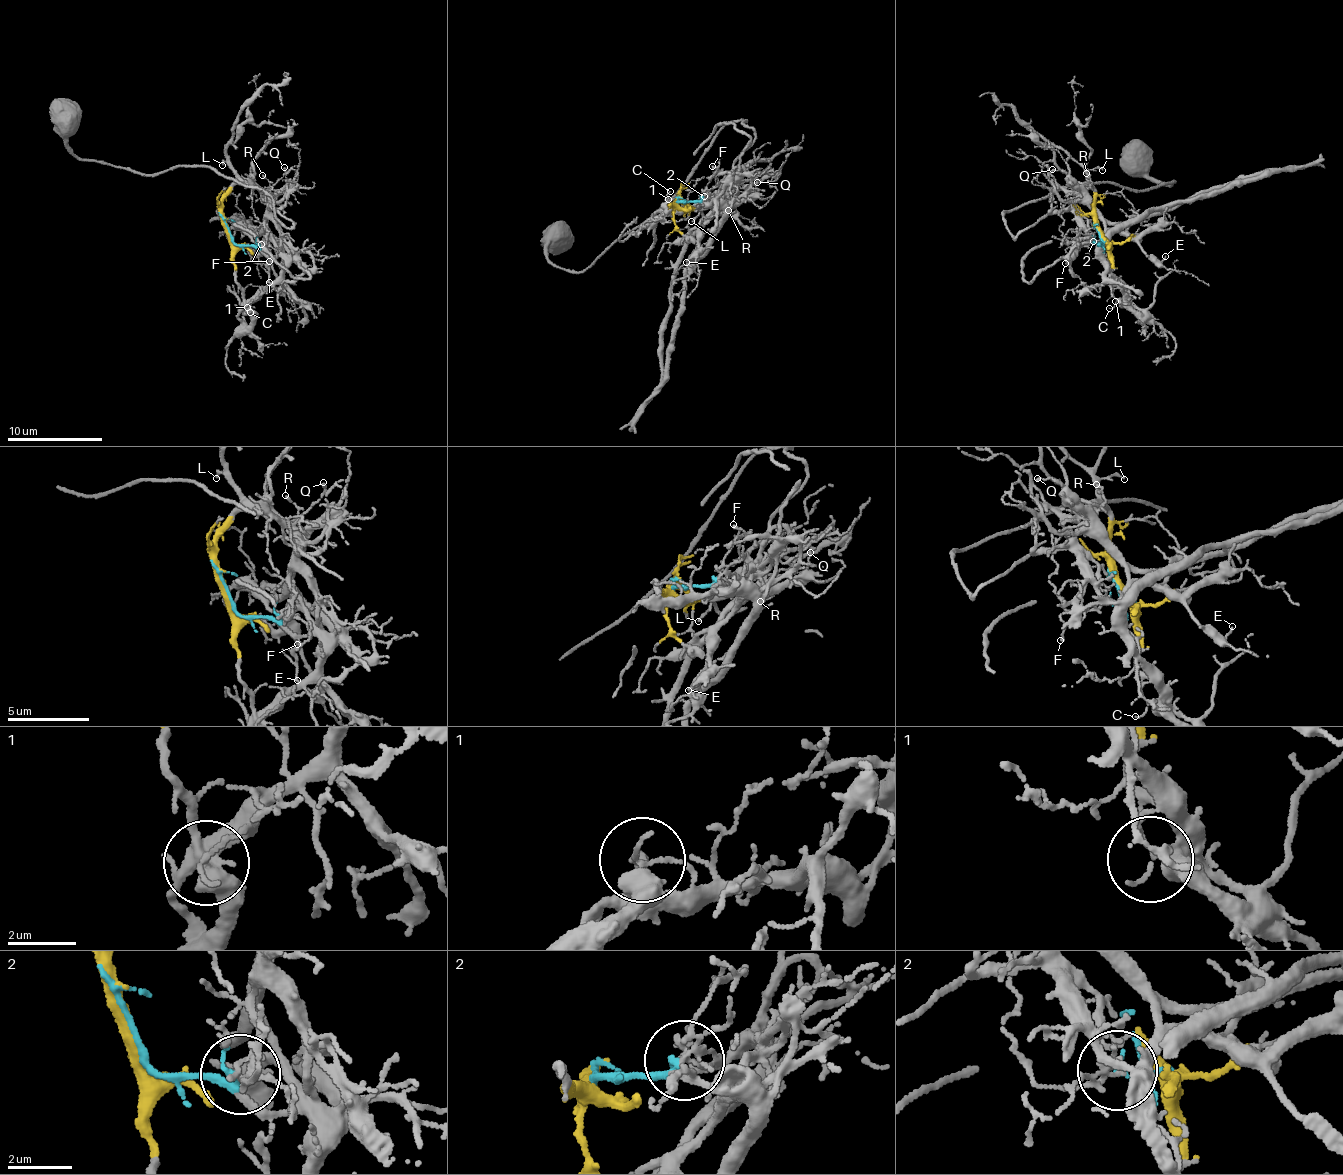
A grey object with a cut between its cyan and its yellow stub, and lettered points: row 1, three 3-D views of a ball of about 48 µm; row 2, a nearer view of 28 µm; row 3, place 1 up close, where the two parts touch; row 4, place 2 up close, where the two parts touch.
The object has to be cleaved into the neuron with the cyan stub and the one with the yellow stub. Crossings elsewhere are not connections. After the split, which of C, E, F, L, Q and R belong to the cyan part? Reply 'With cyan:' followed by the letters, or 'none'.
With cyan: C, E, F

